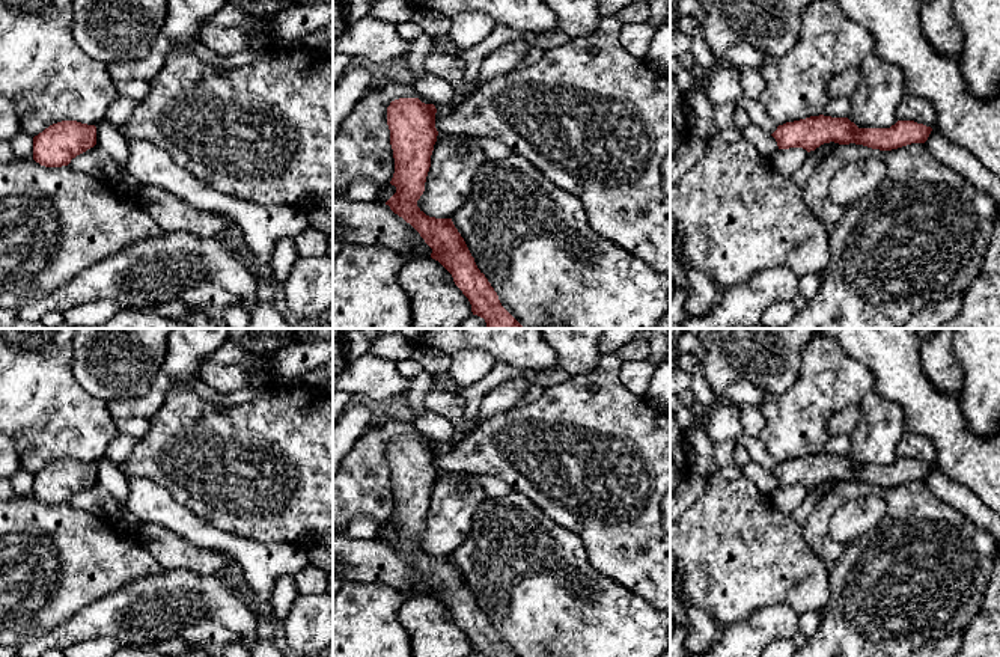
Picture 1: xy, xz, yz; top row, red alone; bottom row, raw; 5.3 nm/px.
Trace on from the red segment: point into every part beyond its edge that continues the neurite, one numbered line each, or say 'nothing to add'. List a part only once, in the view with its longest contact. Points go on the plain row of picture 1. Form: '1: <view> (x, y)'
nothing to add

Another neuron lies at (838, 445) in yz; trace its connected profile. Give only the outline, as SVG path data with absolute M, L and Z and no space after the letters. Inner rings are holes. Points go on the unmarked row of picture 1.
M831 435L822 452L831 455L846 455L849 452L849 446L849 435Z

